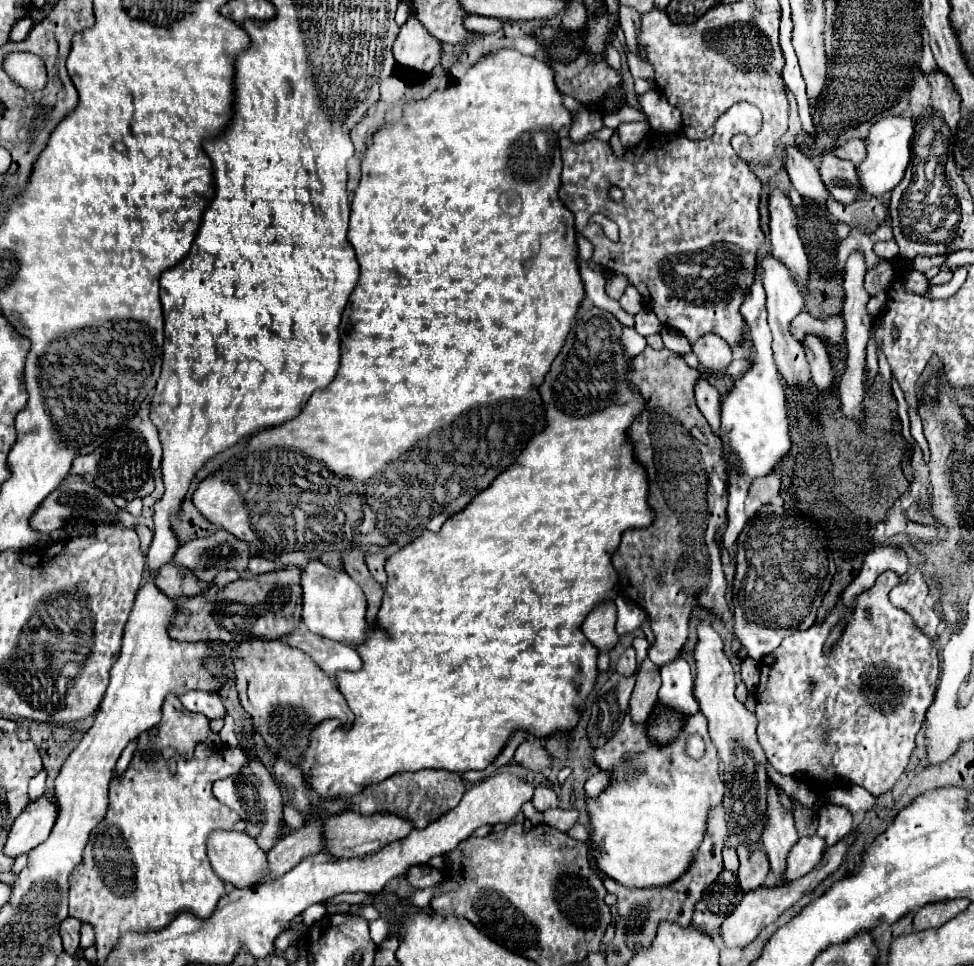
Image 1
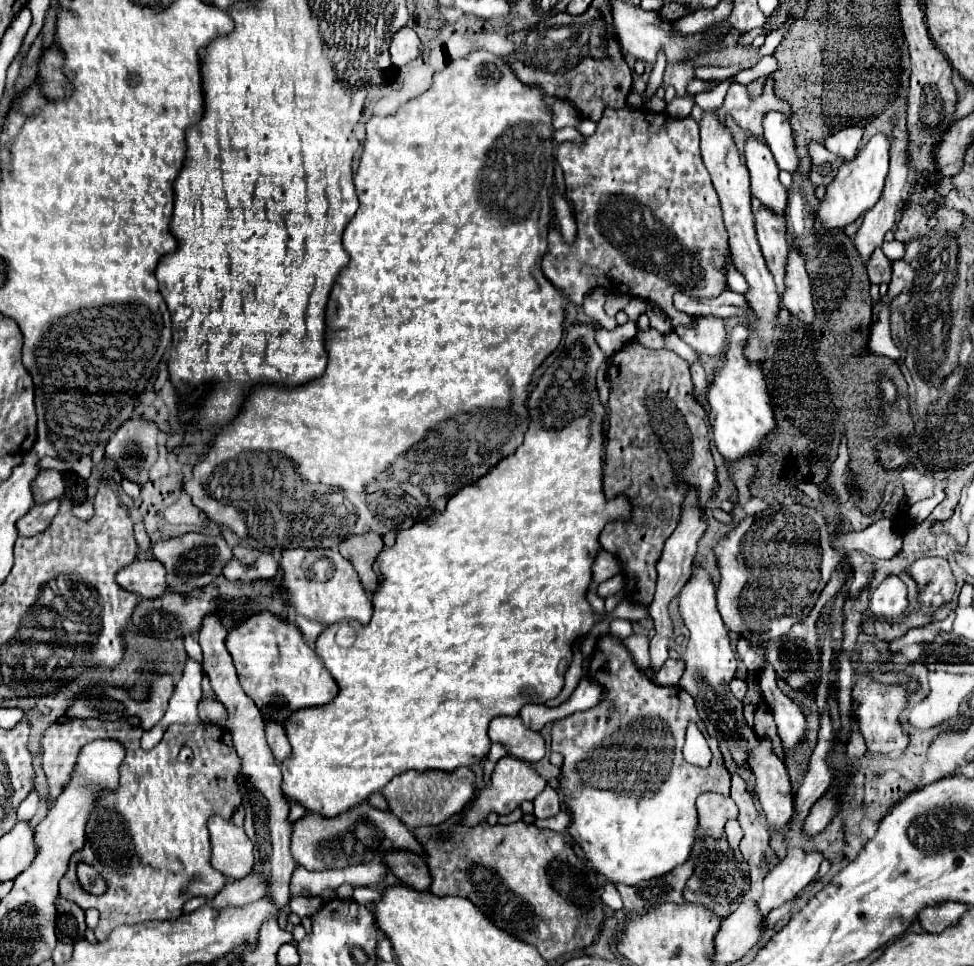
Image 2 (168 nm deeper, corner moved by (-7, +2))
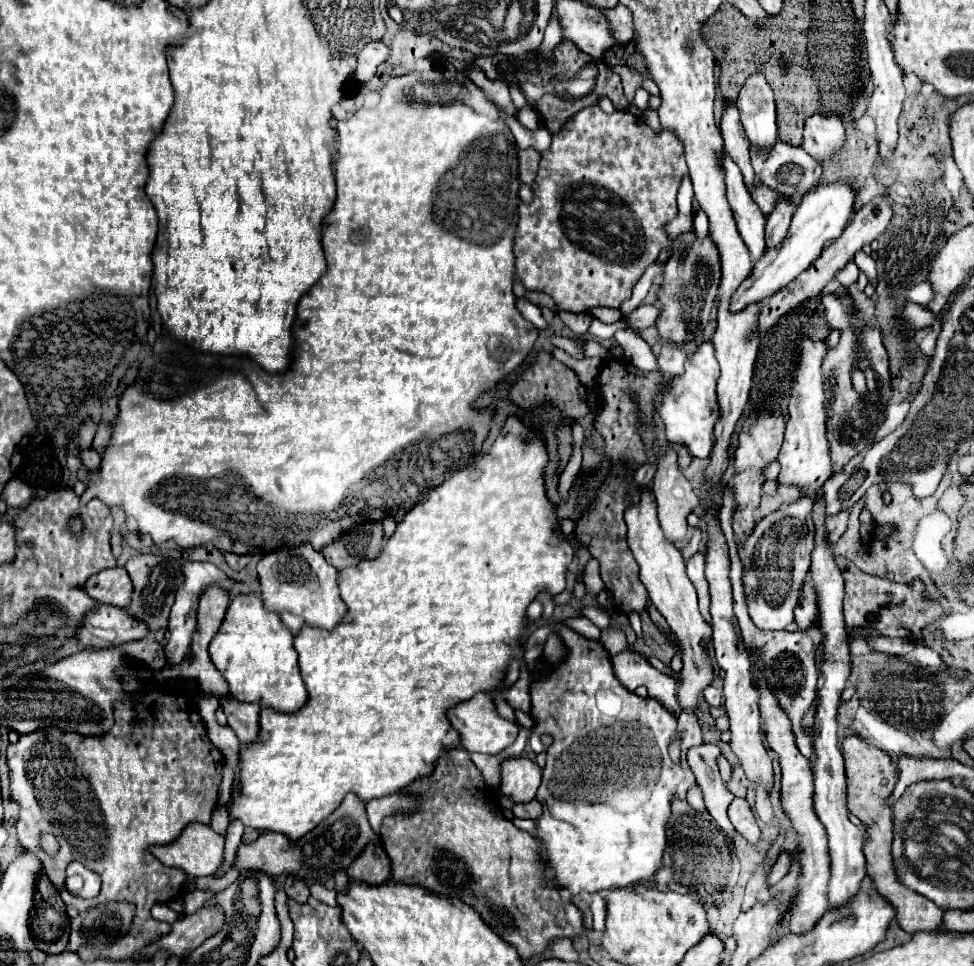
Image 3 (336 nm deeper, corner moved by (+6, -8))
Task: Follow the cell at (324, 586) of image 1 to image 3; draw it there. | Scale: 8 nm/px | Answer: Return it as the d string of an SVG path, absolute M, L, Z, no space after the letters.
M310 544L284 546L276 552L268 552L256 566L262 600L272 612L292 612L304 618L308 626L318 626L324 630L332 630L346 614L346 604L340 598L340 590L336 584L338 570L324 560L320 552L316 552Z

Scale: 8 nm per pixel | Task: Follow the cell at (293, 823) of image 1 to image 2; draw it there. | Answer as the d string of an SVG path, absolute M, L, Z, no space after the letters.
M367 804L353 806L339 816L323 818L321 814L307 812L301 820L293 824L291 836L291 854L297 864L307 870L327 870L327 868L345 868L353 864L367 864L373 856L387 850L411 850L421 857L426 855L422 846L413 836L413 832L391 812L369 808Z

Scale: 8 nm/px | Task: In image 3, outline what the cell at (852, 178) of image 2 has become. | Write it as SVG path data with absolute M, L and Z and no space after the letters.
M834 182L834 184L814 188L808 194L804 194L802 202L798 204L792 216L786 238L782 240L782 244L778 244L778 248L766 248L762 260L754 264L750 278L746 278L742 286L734 292L730 300L730 310L740 312L742 308L750 304L766 300L768 296L772 296L774 292L790 284L800 272L810 268L810 264L822 254L824 244L830 240L836 240L842 234L844 226L848 224L850 214L854 212L854 200L856 200L856 194L852 186L846 182Z

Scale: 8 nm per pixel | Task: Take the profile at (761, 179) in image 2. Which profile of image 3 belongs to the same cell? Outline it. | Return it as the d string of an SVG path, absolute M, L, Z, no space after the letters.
M732 100L724 102L722 120L720 120L720 132L724 138L724 148L732 156L732 160L740 166L744 182L748 188L754 184L754 170L750 164L750 140L744 134L744 128L740 124L738 108Z

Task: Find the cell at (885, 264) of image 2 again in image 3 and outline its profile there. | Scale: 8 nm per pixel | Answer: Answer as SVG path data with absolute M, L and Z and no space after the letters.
M850 262L850 264L846 264L838 274L836 274L836 280L842 284L842 286L850 286L850 284L854 284L856 280L858 280L858 266L854 264L854 262Z

